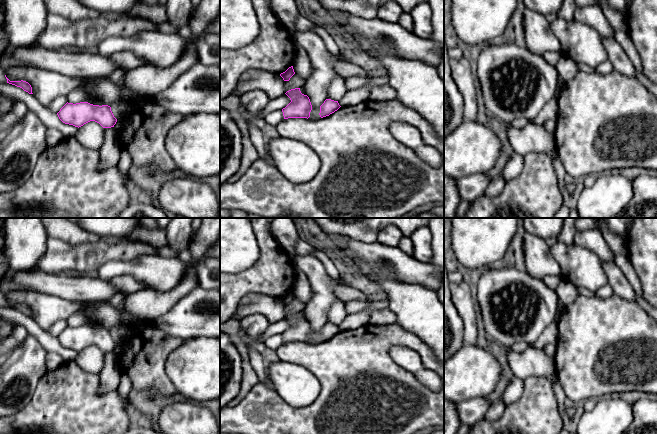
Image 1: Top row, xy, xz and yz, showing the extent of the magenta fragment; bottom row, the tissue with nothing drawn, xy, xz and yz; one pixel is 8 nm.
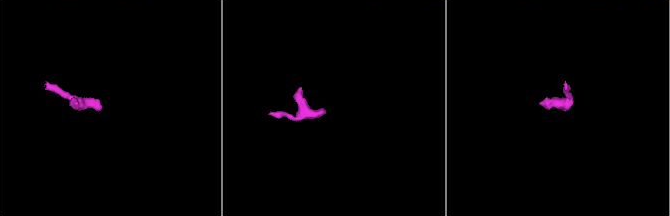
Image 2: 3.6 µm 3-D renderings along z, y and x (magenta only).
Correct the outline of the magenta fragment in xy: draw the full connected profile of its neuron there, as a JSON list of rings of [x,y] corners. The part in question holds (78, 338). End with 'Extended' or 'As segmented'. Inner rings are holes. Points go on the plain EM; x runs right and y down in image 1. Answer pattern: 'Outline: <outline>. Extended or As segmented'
Outline: [[[88,326],[66,327],[57,337],[59,343],[69,349],[81,351],[84,348],[95,345],[103,352],[111,352],[117,346],[111,331],[108,329],[93,329]]]. As segmented

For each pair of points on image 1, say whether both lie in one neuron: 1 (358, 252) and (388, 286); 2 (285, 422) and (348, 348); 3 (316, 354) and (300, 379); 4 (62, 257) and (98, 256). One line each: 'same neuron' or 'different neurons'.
1: different neurons
2: same neuron
3: different neurons
4: same neuron

